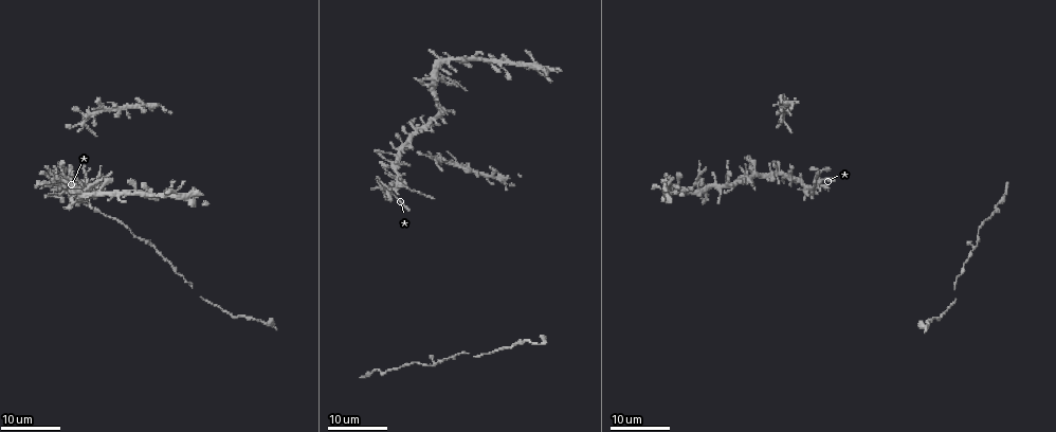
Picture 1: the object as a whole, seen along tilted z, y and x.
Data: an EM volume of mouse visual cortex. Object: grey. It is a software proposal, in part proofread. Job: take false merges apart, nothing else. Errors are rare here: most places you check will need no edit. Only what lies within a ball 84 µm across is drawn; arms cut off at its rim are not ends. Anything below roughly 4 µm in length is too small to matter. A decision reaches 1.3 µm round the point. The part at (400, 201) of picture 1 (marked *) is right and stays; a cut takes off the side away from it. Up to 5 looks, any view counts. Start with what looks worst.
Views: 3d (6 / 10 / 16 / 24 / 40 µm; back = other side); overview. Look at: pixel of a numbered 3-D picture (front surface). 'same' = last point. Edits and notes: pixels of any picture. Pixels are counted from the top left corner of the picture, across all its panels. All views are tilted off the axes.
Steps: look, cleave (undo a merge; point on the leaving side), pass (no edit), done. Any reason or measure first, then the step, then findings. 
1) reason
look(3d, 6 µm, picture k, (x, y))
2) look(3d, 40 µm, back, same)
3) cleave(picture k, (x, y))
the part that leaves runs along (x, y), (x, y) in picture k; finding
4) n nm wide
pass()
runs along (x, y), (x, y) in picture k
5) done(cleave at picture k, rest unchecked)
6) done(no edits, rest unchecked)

two arms in line, one across
look(3d, 24 µm, picture 1, (695, 184))

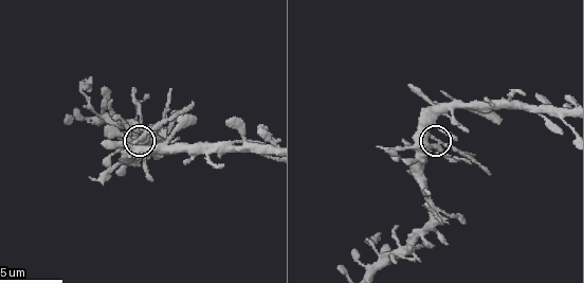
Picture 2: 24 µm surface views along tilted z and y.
look(3d, 10 µm, picture 2, (137, 139))

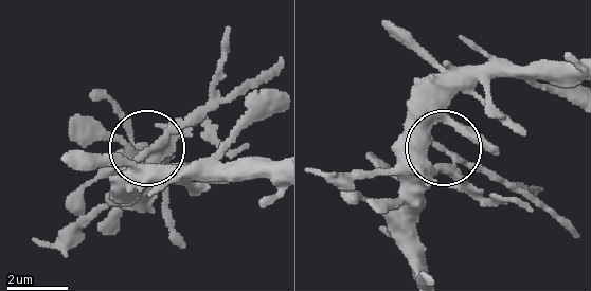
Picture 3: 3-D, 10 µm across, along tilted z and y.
240 nm wide
pass()
continuous, no second neuron

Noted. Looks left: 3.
arms run side by side
look(3d, 16 µm, picture 1, (402, 145))

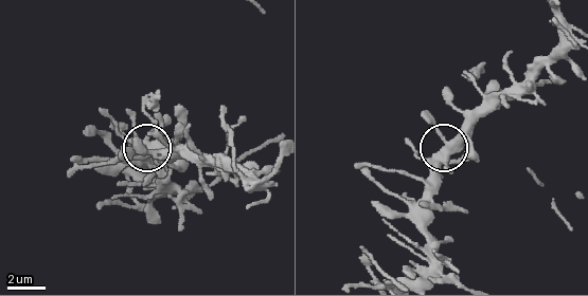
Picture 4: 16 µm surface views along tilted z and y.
look(3d, 6 µm, picture 4, (447, 157))

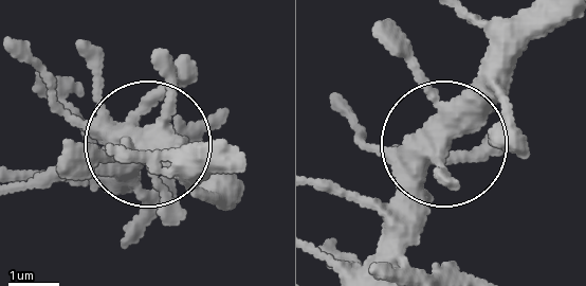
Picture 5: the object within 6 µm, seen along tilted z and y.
look(3d, 6 µm, back, picture 5, (441, 141))

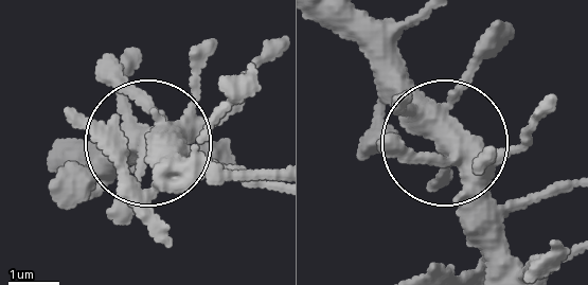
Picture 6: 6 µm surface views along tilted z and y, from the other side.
side arm 30 µm
pass()
all the same neuron

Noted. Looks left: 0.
done(no edits, rest unchecked)

